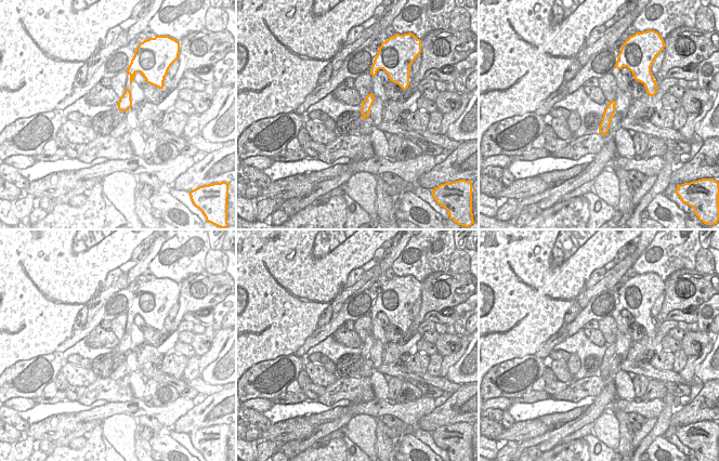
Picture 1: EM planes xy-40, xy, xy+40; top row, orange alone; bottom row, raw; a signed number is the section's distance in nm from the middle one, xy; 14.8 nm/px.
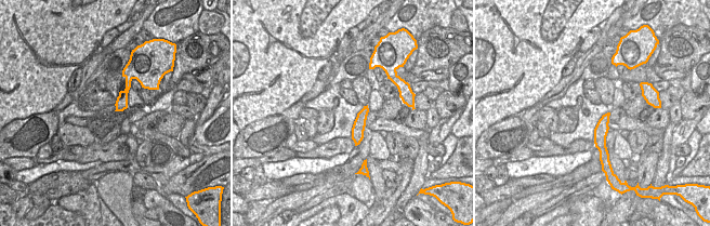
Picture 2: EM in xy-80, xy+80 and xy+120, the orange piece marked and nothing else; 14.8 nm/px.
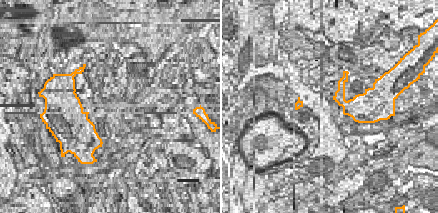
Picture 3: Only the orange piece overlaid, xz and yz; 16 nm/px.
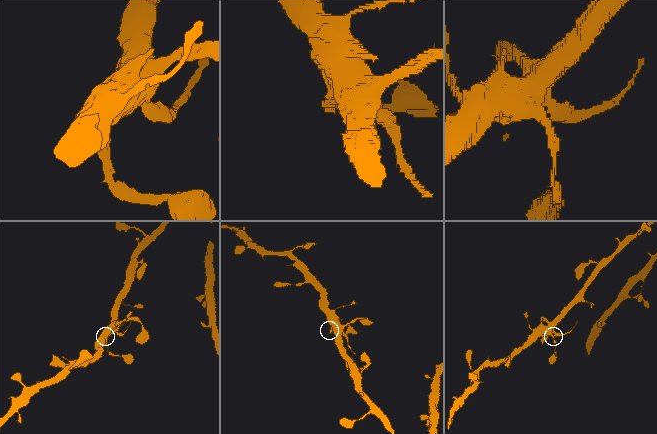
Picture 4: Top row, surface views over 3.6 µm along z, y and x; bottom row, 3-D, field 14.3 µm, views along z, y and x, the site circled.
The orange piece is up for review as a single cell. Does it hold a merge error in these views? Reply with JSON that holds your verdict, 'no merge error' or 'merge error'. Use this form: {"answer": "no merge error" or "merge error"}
{"answer": "no merge error"}

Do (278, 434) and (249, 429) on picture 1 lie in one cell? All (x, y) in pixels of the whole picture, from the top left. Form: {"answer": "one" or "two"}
{"answer": "two"}

